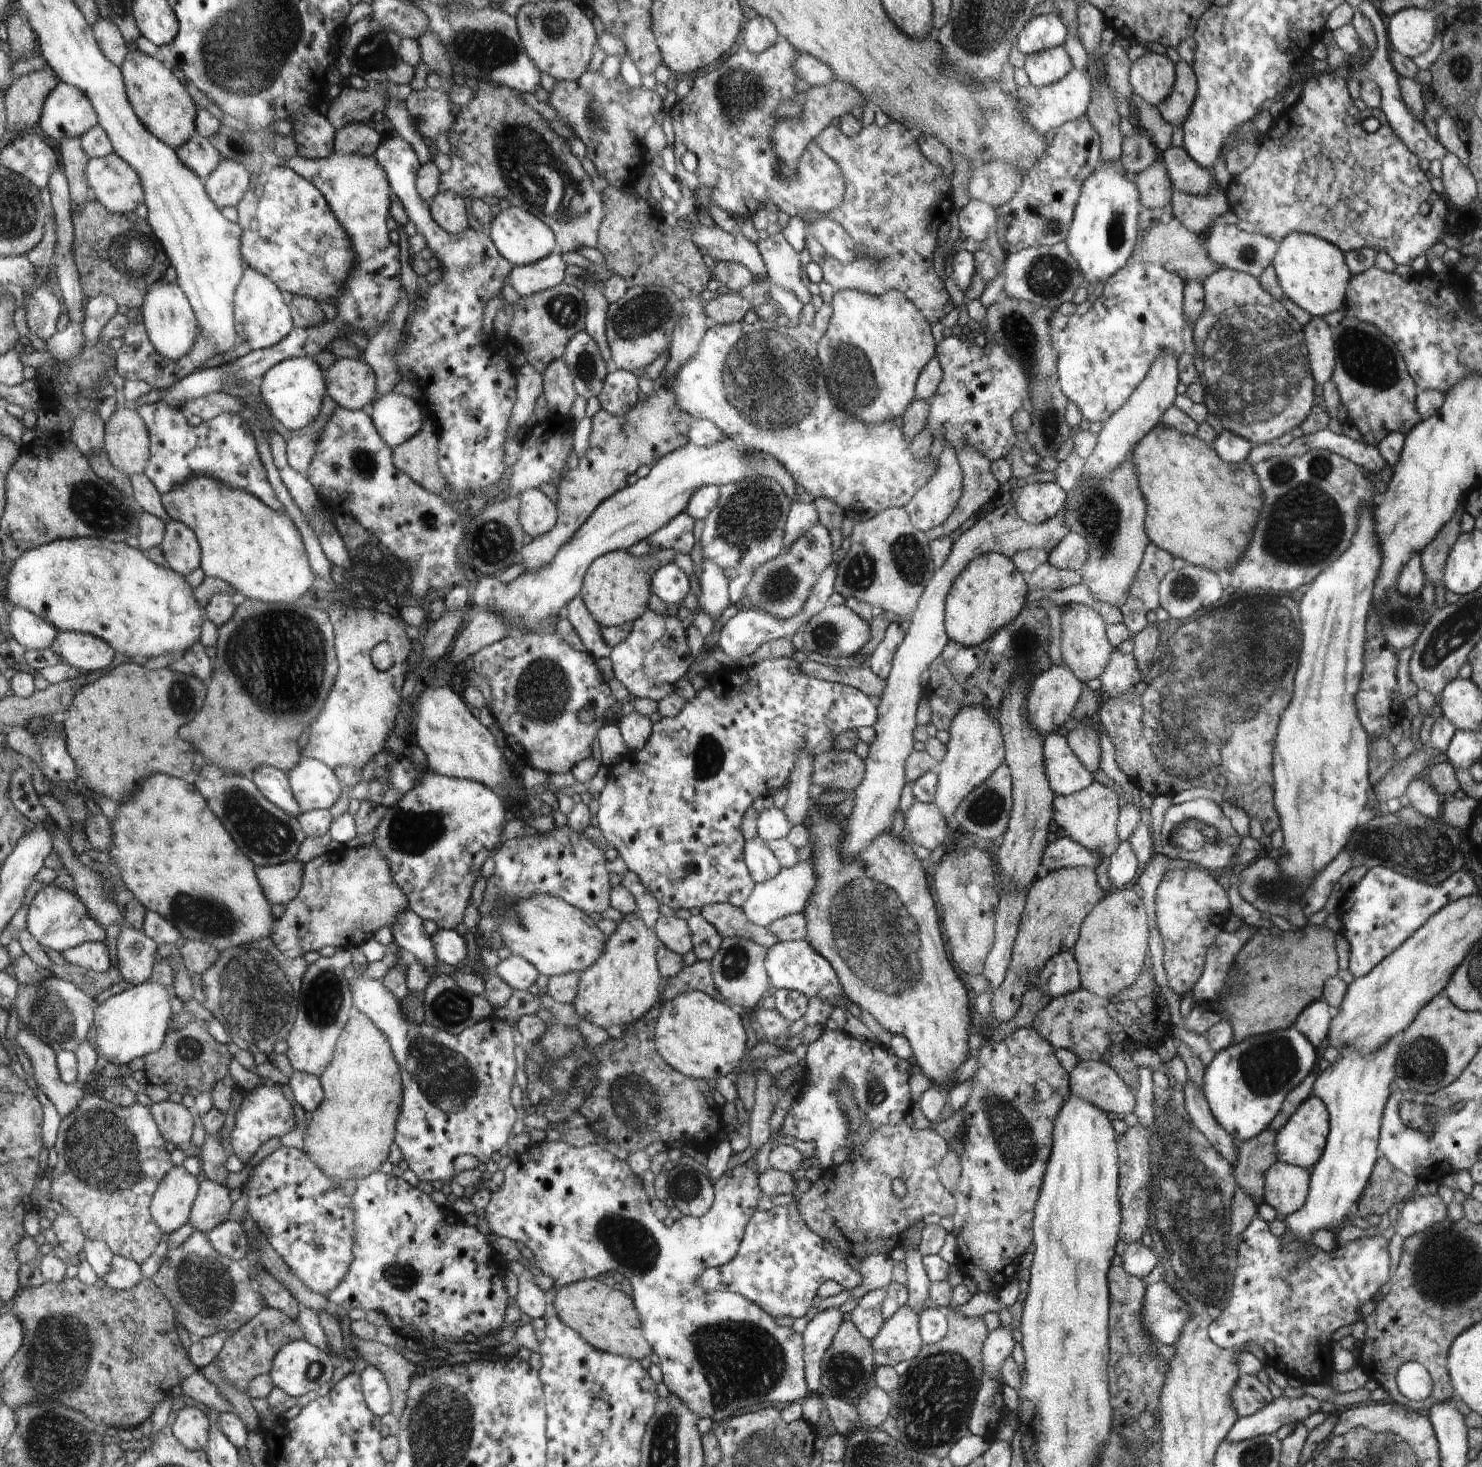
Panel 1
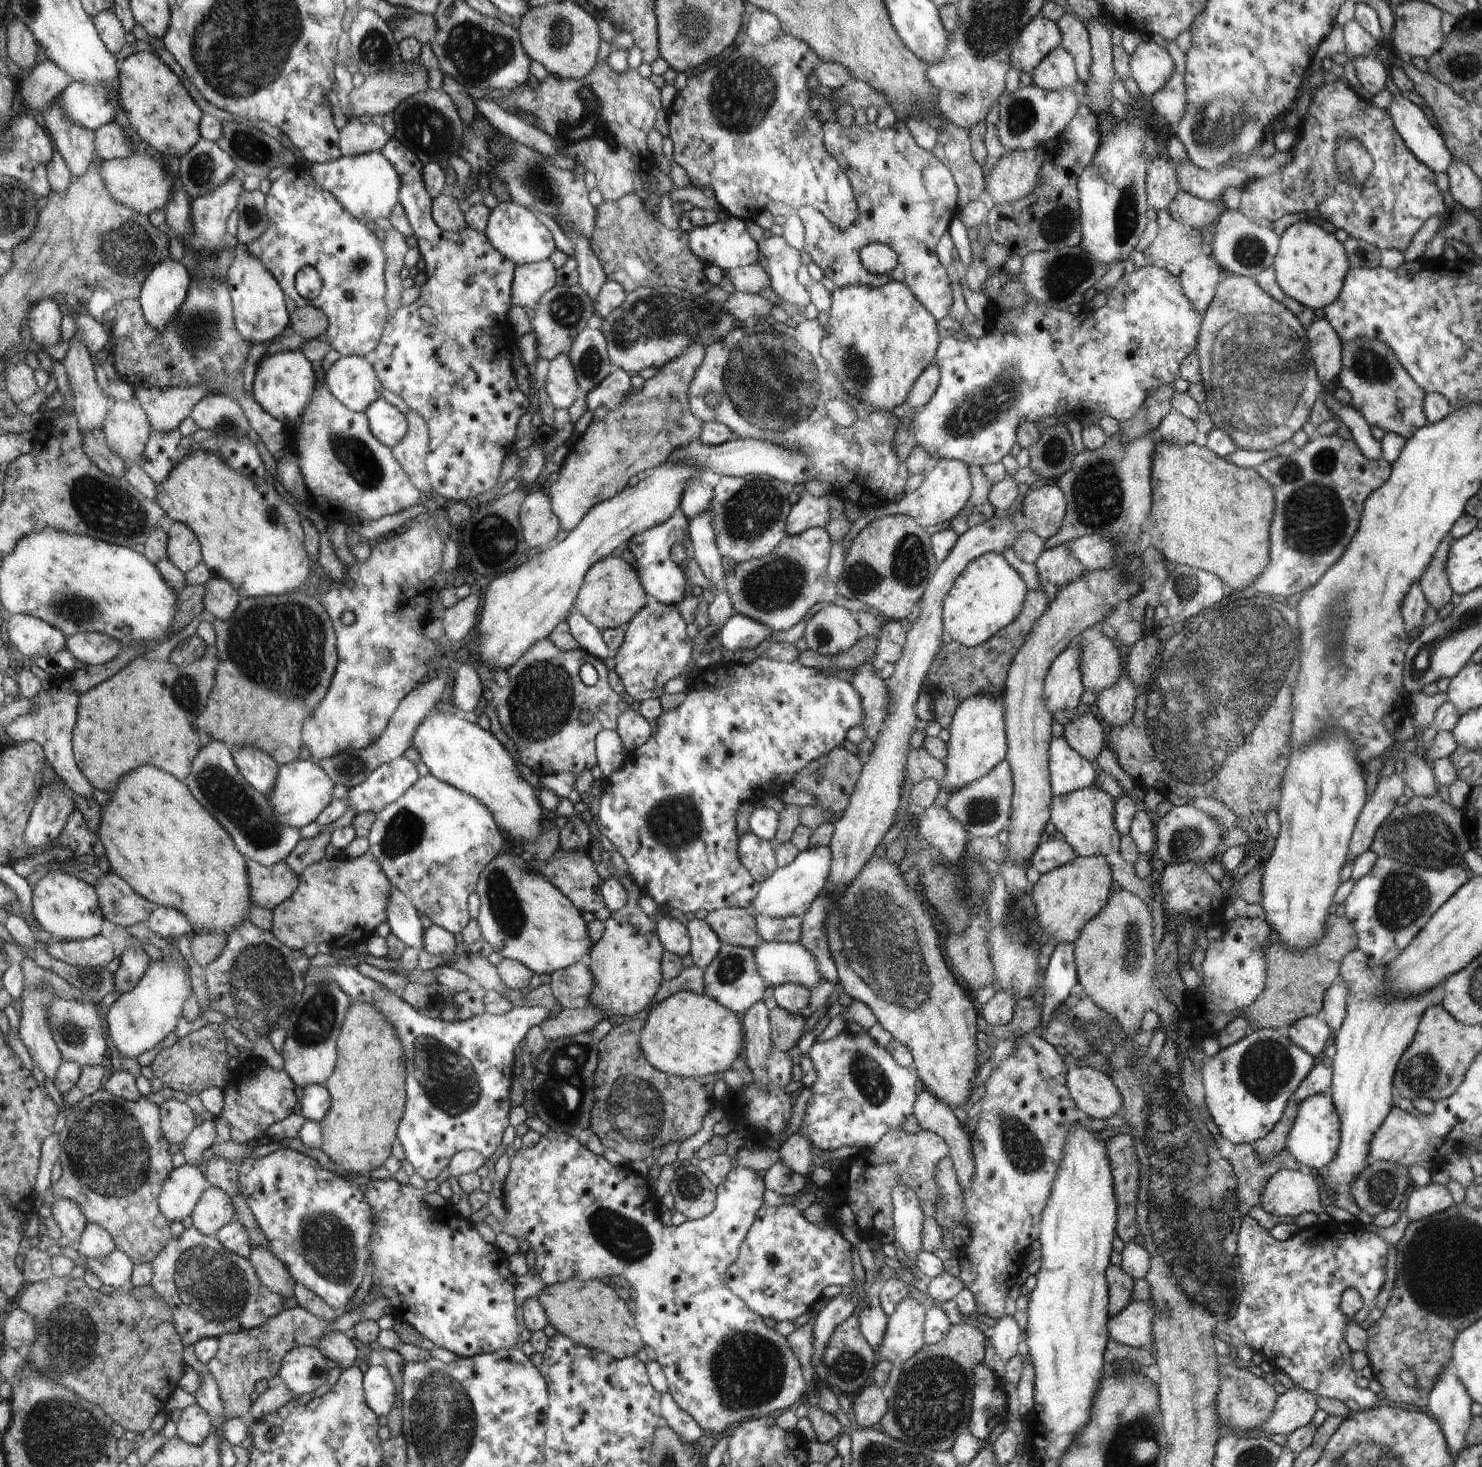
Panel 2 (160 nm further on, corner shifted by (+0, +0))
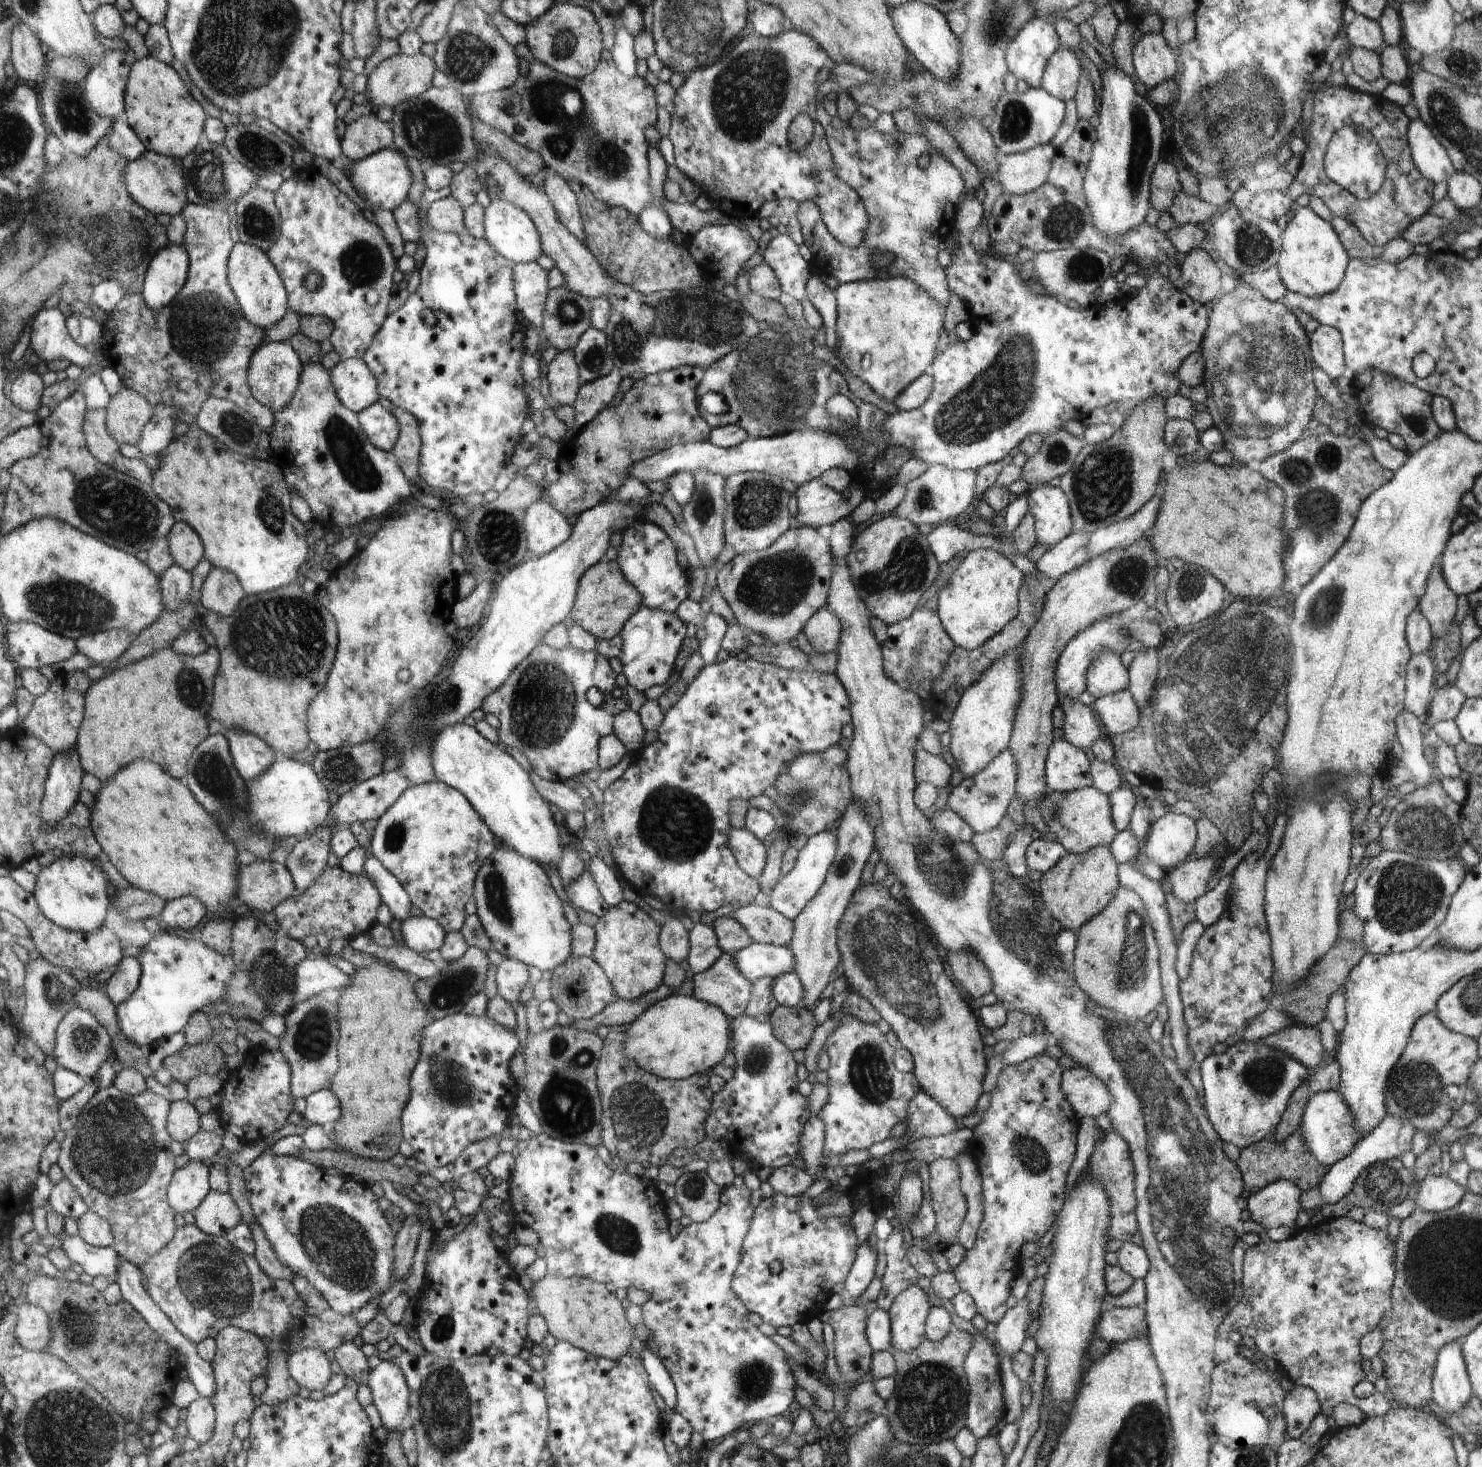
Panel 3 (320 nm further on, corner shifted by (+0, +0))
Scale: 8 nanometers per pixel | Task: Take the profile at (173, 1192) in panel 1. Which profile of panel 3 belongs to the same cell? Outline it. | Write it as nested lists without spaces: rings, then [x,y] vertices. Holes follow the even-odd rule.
[[[190,1161],[177,1171],[169,1189],[170,1206],[177,1214],[196,1212],[212,1192],[211,1169],[200,1161]]]

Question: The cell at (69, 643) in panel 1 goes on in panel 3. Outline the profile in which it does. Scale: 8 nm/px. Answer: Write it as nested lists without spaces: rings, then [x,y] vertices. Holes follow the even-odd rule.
[[[114,629],[110,632],[103,631],[84,636],[76,640],[76,644],[79,652],[92,658],[96,665],[107,664],[107,662],[114,663],[126,654],[137,636],[130,634],[128,630]]]

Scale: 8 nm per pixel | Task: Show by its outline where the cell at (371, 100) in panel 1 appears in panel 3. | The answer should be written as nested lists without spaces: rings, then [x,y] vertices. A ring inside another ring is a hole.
[[[422,53],[407,56],[398,54],[392,58],[386,58],[380,62],[370,76],[368,76],[368,84],[366,90],[362,92],[374,109],[380,109],[384,106],[394,108],[411,98],[419,96],[427,89],[432,87],[432,78],[437,67],[432,62],[432,59]]]

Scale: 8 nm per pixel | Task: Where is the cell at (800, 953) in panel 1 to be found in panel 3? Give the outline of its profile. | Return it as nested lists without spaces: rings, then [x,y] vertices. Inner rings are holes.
[[[752,941],[750,946],[746,946],[734,956],[740,972],[752,983],[766,976],[774,980],[797,969],[797,961],[788,946]]]

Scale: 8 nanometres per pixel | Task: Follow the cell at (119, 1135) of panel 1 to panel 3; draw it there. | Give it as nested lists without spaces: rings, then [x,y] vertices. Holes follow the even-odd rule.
[[[116,1087],[102,1088],[94,1099],[84,1108],[84,1112],[80,1114],[80,1120],[75,1128],[67,1132],[67,1137],[63,1142],[63,1152],[59,1161],[59,1166],[64,1171],[67,1179],[76,1186],[80,1196],[90,1206],[90,1210],[94,1210],[96,1214],[104,1216],[108,1222],[111,1222],[112,1230],[116,1238],[115,1250],[126,1260],[134,1262],[141,1269],[146,1266],[154,1258],[172,1244],[177,1236],[179,1227],[177,1224],[177,1212],[170,1206],[169,1189],[173,1183],[174,1176],[177,1175],[178,1166],[176,1166],[176,1154],[172,1152],[172,1142],[175,1141],[169,1132],[169,1117],[173,1104],[166,1096],[160,1096],[156,1092],[144,1092],[139,1096],[132,1096],[129,1093],[122,1092]]]

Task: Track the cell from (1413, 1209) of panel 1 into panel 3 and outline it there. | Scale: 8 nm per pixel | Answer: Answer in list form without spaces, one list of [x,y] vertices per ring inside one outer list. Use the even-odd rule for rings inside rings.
[[[1427,1175],[1417,1184],[1416,1209],[1425,1212],[1444,1212],[1460,1203],[1466,1192],[1446,1175]]]

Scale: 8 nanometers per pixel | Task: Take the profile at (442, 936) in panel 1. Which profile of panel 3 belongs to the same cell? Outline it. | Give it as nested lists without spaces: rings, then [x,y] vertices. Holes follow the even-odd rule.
[[[410,916],[401,922],[404,945],[413,952],[439,951],[448,935],[436,920],[424,916]]]

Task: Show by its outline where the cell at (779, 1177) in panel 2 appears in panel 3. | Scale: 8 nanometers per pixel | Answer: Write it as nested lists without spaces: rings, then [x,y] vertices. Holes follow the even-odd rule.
[[[796,1163],[774,1169],[767,1180],[775,1193],[788,1197],[804,1194],[815,1181],[816,1179],[811,1177],[810,1173]]]

